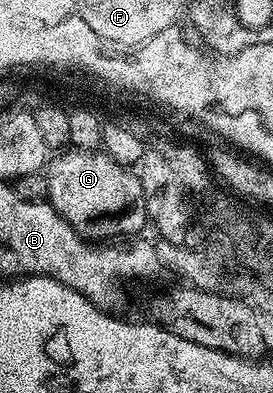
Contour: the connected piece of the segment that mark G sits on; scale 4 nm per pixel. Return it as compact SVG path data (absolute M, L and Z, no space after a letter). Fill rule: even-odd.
M73 147L71 150L61 151L51 157L46 168L46 175L48 177L47 203L52 205L52 209L58 215L66 218L66 222L70 222L70 226L79 236L85 238L128 238L133 234L143 233L140 231L143 230L144 224L146 228L149 223L146 198L139 175L129 165L114 162L114 158L110 158L103 150L85 150Z

